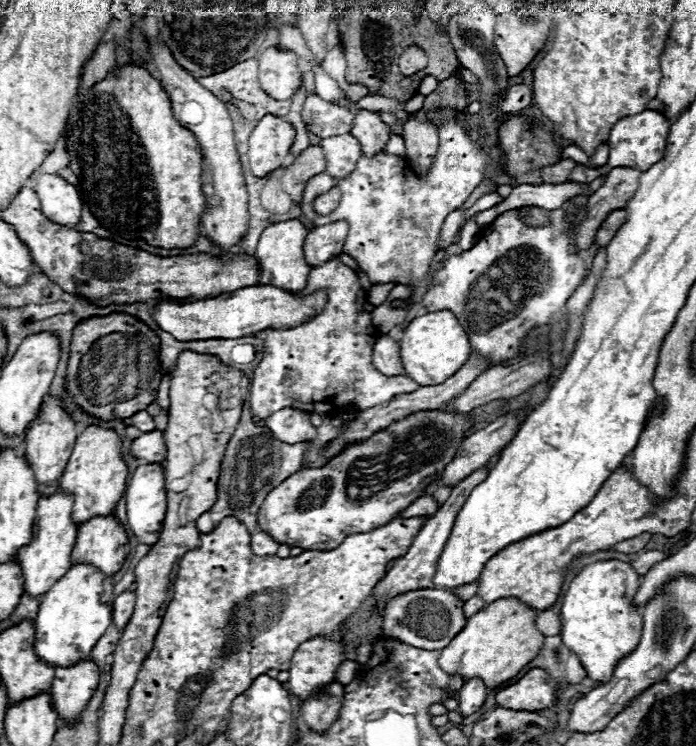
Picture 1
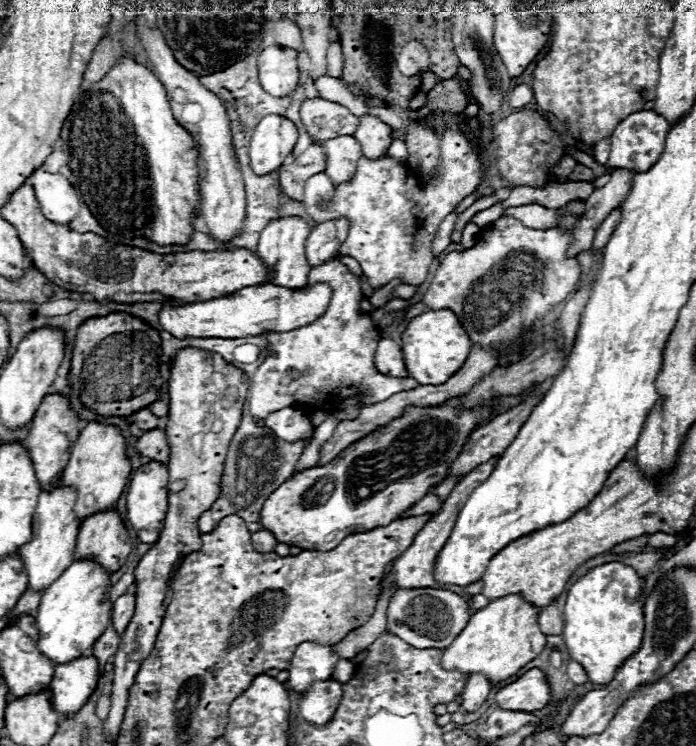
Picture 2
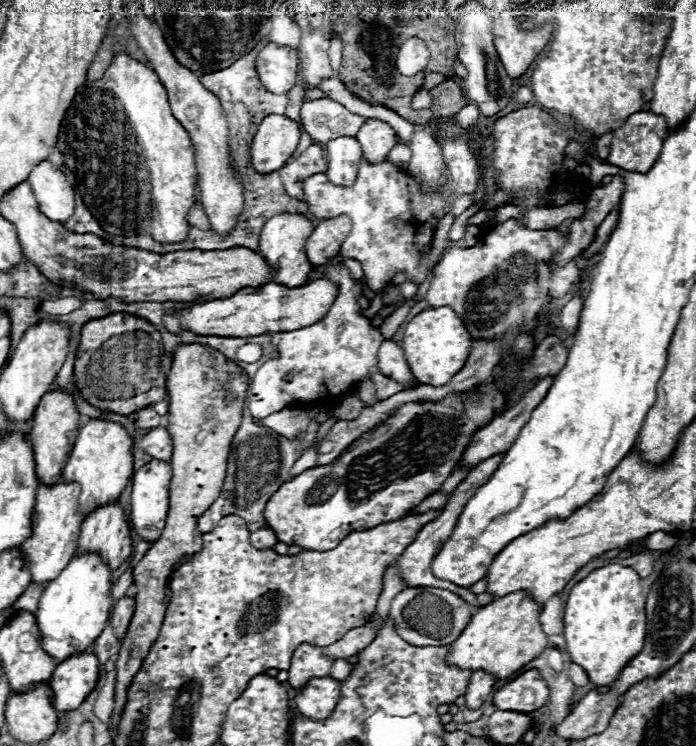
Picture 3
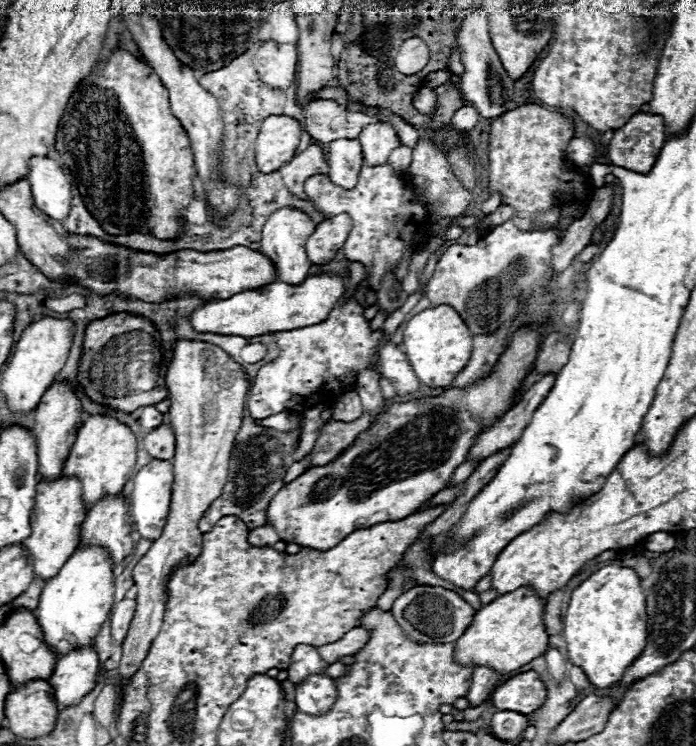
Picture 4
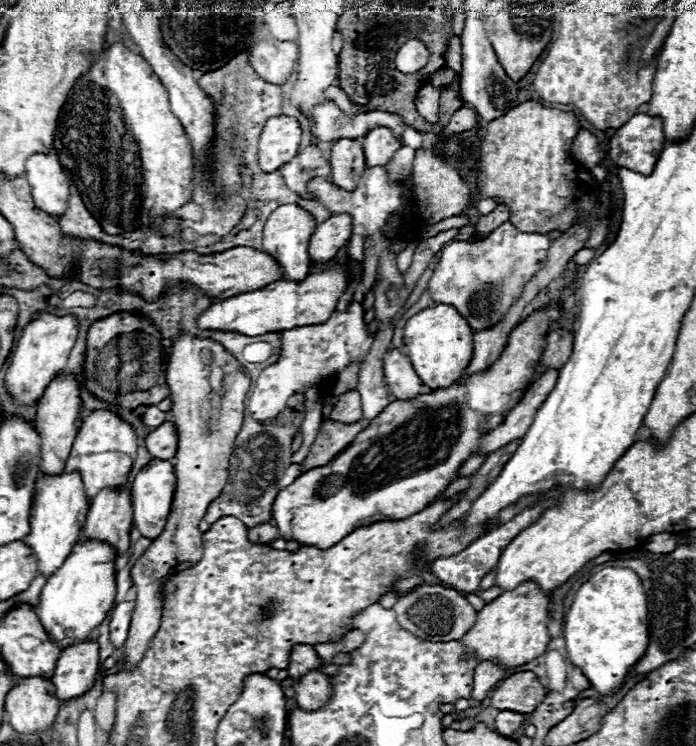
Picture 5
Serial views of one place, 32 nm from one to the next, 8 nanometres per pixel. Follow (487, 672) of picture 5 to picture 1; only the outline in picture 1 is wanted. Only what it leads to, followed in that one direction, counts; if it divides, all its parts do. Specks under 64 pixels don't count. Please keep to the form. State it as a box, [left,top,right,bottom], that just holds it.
[458,678,488,716]

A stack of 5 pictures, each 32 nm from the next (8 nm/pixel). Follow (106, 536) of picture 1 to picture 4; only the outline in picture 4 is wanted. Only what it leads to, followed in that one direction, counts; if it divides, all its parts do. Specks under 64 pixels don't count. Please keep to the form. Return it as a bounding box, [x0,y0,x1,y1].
[80,494,134,564]

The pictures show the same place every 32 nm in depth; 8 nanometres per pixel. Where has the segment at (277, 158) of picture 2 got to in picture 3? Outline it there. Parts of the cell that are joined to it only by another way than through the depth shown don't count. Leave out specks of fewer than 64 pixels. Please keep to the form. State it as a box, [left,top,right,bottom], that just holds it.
[252,116,300,174]

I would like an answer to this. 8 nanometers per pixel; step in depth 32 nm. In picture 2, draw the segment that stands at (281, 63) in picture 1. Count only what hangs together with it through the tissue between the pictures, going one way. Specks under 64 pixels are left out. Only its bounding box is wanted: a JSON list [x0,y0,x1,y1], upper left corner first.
[258,44,298,96]

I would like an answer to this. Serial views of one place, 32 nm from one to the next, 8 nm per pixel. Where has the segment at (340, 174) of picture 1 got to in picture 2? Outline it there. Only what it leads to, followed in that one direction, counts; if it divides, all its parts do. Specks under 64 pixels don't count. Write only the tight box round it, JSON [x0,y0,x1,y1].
[322,136,362,184]

